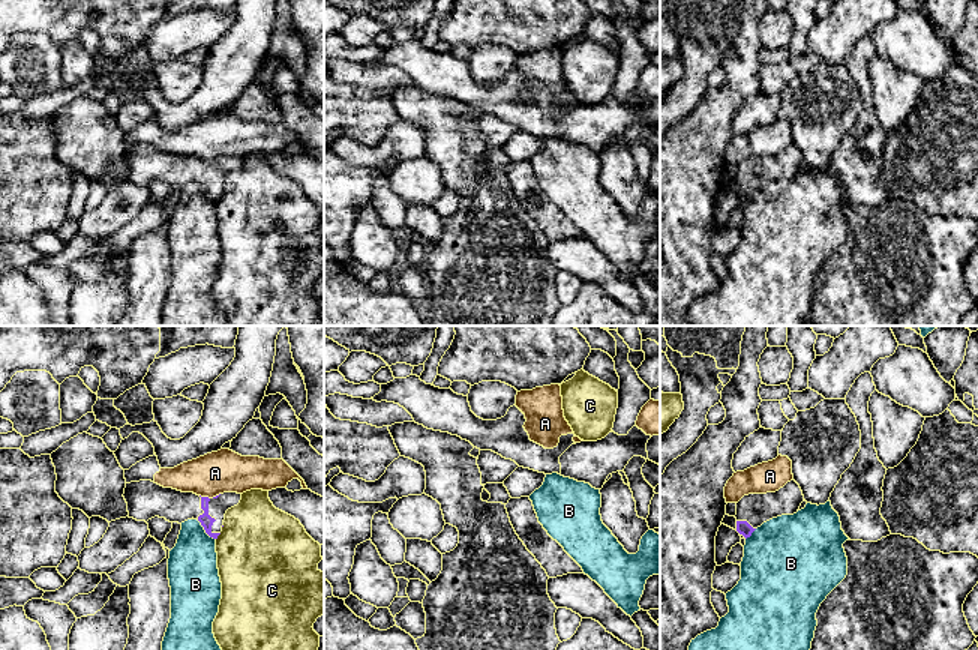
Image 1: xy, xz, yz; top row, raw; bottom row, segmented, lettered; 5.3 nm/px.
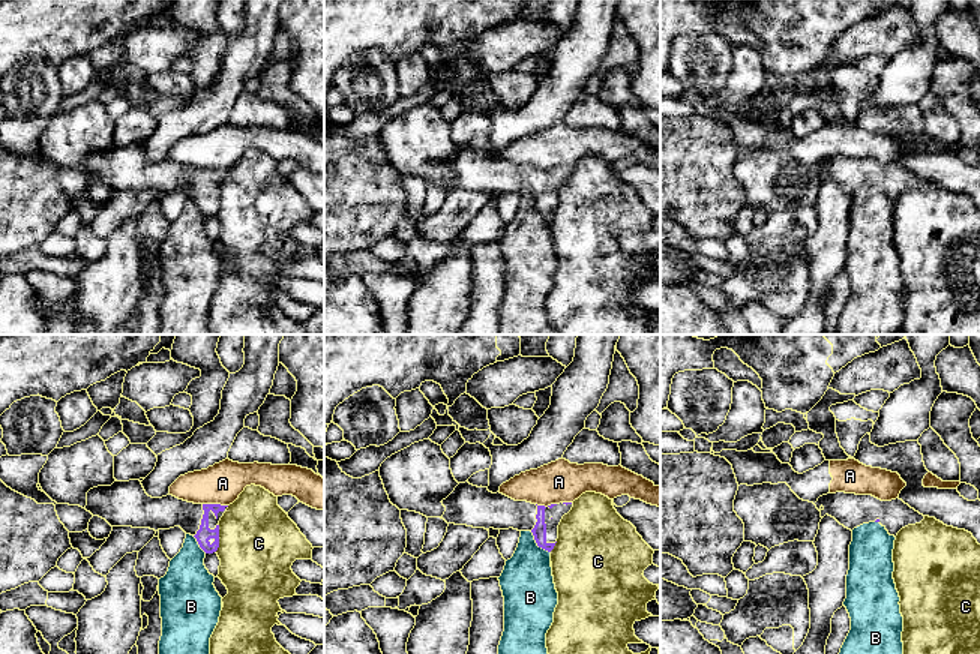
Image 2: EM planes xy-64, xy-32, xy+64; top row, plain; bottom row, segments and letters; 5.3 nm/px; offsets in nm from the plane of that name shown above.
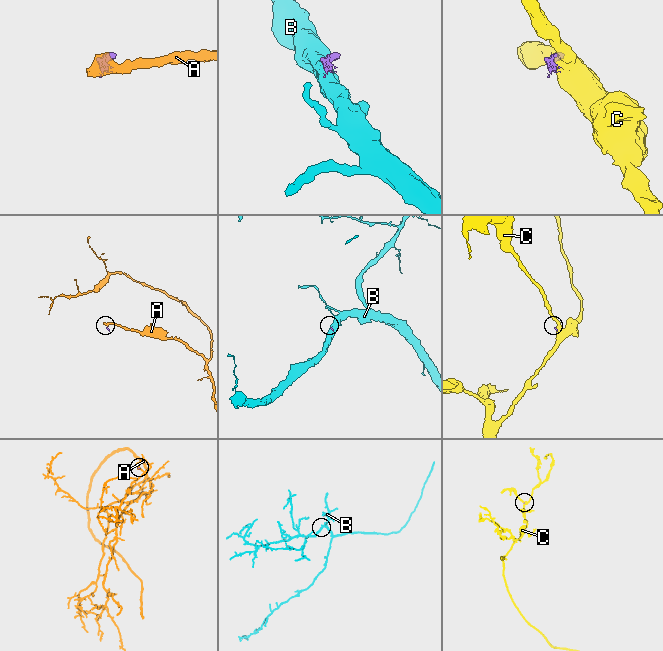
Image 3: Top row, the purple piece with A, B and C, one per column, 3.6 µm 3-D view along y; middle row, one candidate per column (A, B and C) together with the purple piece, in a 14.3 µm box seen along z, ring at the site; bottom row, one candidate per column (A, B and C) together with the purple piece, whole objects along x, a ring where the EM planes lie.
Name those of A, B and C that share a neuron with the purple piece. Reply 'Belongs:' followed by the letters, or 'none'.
Belongs: none

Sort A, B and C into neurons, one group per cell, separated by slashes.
A / B / C

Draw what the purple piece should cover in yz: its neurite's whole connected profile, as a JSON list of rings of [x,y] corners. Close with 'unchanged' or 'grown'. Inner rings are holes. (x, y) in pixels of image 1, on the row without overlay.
[[[794,143],[776,156],[744,159],[736,167],[736,195],[747,203],[764,186],[796,177],[802,165],[802,155]]] | grown

